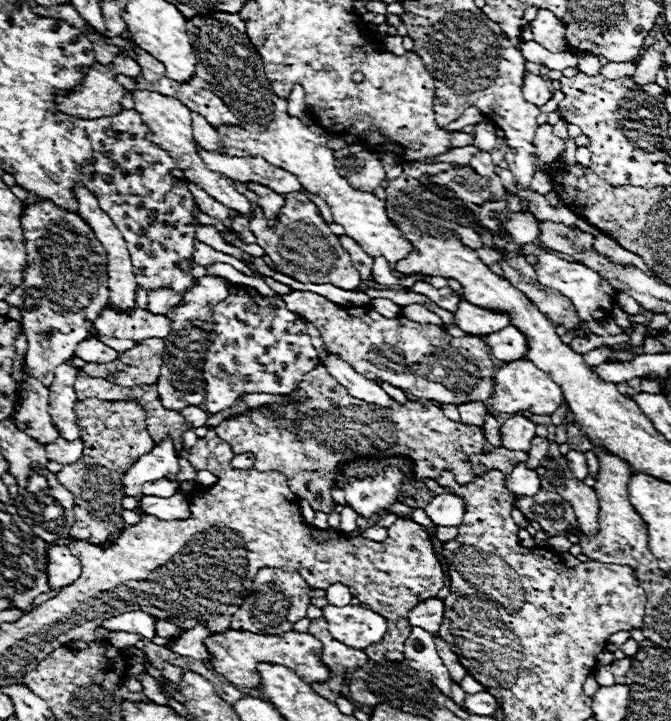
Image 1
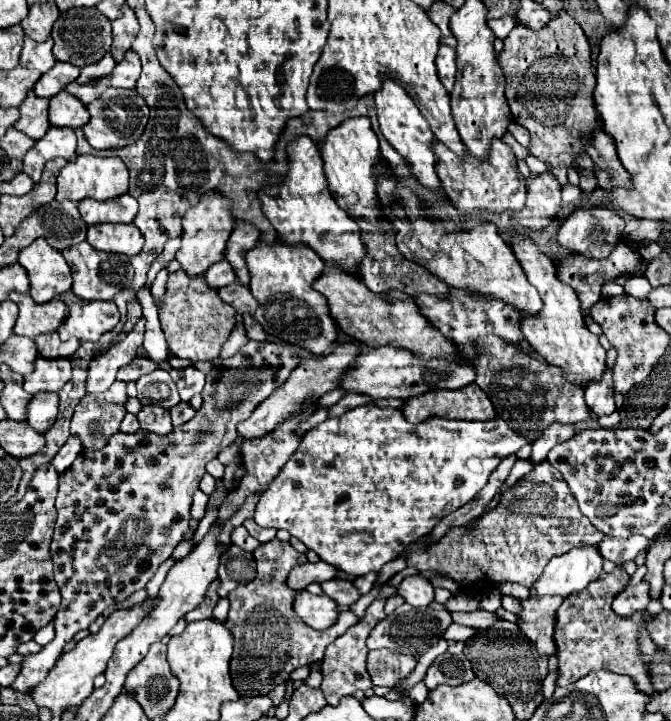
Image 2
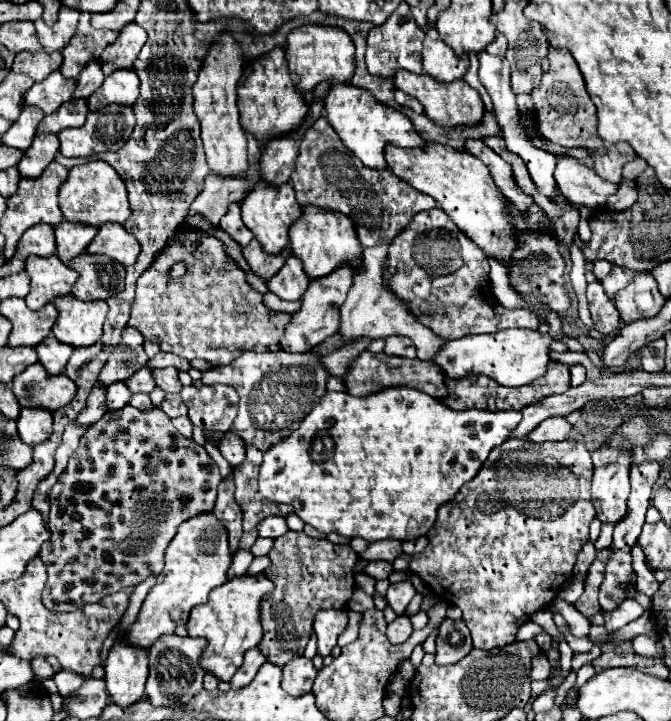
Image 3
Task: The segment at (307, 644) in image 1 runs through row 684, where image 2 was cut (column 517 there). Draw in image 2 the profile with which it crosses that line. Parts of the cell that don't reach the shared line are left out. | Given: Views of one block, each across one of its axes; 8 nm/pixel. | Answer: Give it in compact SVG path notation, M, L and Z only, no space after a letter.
M514 236L512 248L526 272L528 282L532 282L532 286L540 292L540 298L544 300L544 308L536 316L522 314L524 338L548 364L558 366L570 384L586 388L590 380L600 380L606 368L606 350L600 346L598 338L584 326L584 318L580 314L580 300L576 298L576 292L558 280L554 262L548 256L544 256L532 240L522 240L520 236Z

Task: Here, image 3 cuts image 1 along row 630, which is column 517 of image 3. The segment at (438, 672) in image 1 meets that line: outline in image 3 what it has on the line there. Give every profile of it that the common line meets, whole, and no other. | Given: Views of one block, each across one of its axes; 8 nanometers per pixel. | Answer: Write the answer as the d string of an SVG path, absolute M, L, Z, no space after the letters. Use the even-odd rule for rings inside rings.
M386 388L384 392L378 392L376 396L366 396L366 398L356 398L350 396L348 392L328 392L324 396L324 400L320 400L320 404L316 404L316 408L304 418L304 422L300 424L300 428L296 432L292 432L288 438L280 440L280 444L272 446L266 454L264 454L264 462L260 466L260 494L276 504L290 504L294 508L294 514L310 524L312 528L316 528L322 534L330 534L336 532L340 536L346 538L364 538L368 542L378 542L378 540L416 540L420 536L424 536L436 520L436 510L438 506L450 502L456 492L462 488L462 484L466 484L468 480L472 480L478 470L482 468L484 460L488 458L490 450L494 446L500 446L504 440L508 440L508 436L514 432L514 428L520 424L522 420L522 412L516 410L506 410L506 412L488 412L488 410L464 410L464 412L456 412L452 408L448 408L446 404L442 404L440 400L418 392L414 388ZM316 438L320 438L324 442L324 450L316 452L314 450L314 442Z

